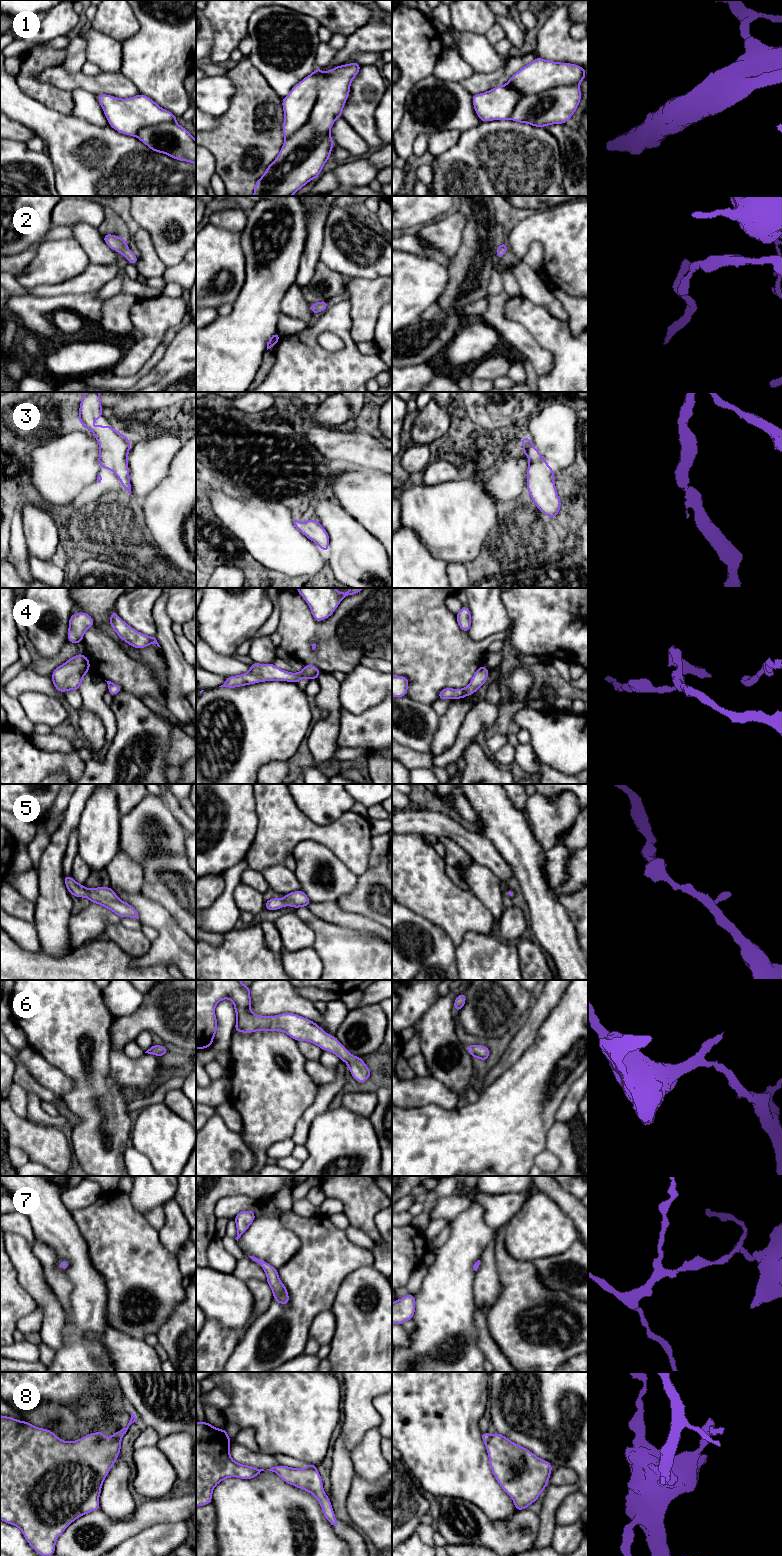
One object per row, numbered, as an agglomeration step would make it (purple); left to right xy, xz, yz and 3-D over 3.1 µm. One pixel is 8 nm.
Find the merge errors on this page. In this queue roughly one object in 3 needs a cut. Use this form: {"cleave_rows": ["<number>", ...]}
{"cleave_rows": ["8"]}

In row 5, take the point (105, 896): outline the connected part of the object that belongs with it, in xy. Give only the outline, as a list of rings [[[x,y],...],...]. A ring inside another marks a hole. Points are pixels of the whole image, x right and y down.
[[[64,875],[64,882],[73,896],[87,897],[90,902],[99,904],[121,917],[137,918],[138,912],[130,904],[119,899],[111,887],[97,887],[87,889],[84,885],[77,883],[72,877]]]

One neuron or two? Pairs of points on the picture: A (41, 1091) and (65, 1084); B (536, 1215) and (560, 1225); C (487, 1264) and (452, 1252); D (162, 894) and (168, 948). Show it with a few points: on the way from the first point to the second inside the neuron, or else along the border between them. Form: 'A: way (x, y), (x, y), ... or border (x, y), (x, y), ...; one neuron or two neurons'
A: border (30, 1074), (40, 1084), (60, 1098); two neurons
B: way (542, 1221), (546, 1225), (554, 1225); one neuron
C: border (493, 1239), (486, 1246), (479, 1259); two neurons
D: border (143, 894), (158, 902), (178, 924); two neurons

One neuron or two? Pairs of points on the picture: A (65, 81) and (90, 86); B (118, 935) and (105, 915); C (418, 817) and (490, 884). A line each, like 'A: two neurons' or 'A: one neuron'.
A: one neuron
B: two neurons
C: two neurons

